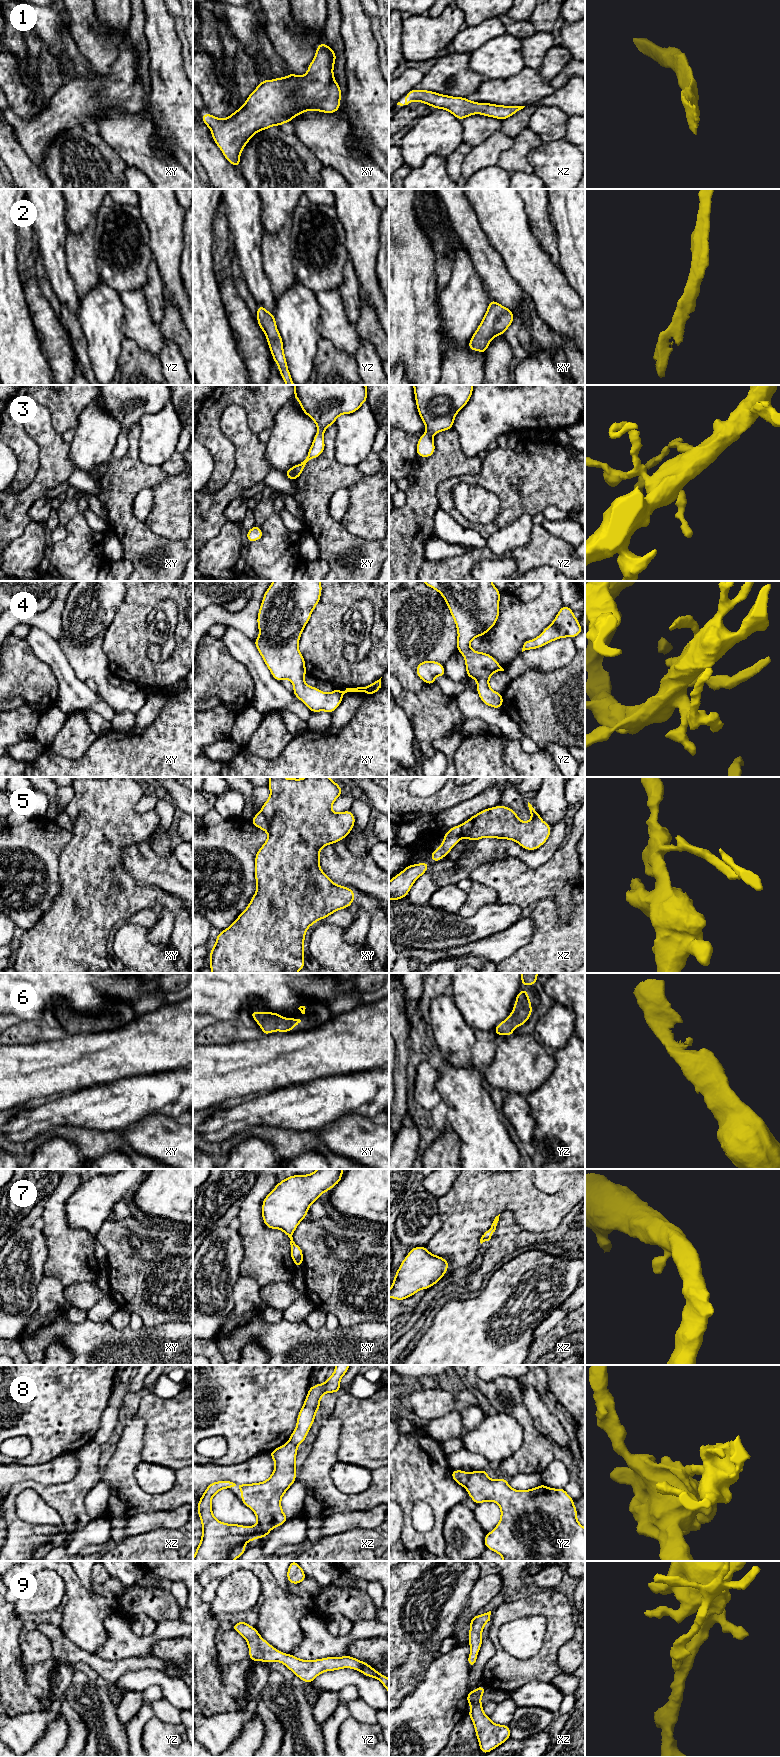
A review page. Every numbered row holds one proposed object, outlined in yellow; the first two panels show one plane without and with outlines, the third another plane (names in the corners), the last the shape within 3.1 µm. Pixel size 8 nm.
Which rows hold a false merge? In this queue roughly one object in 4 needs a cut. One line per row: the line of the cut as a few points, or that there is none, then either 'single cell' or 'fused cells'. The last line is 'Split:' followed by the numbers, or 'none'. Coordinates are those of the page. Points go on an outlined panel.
1: cut none; single cell
2: cut none; single cell
3: cut none; single cell
4: cut none; single cell
5: cut xy (261, 811), (267, 821), (267, 831); fused cells
6: cut none; single cell
7: cut none; single cell
8: cut yz (469, 1474), (465, 1486); fused cells
9: cut none; single cell
Split: 5, 8

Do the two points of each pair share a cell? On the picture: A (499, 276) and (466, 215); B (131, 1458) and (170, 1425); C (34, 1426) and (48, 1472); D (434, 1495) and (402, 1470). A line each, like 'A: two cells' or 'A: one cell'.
A: one cell
B: two cells
C: two cells
D: one cell

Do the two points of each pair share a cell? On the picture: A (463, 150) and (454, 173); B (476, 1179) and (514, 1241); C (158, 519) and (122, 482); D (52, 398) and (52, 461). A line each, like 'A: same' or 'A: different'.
A: same
B: different
C: different
D: different

